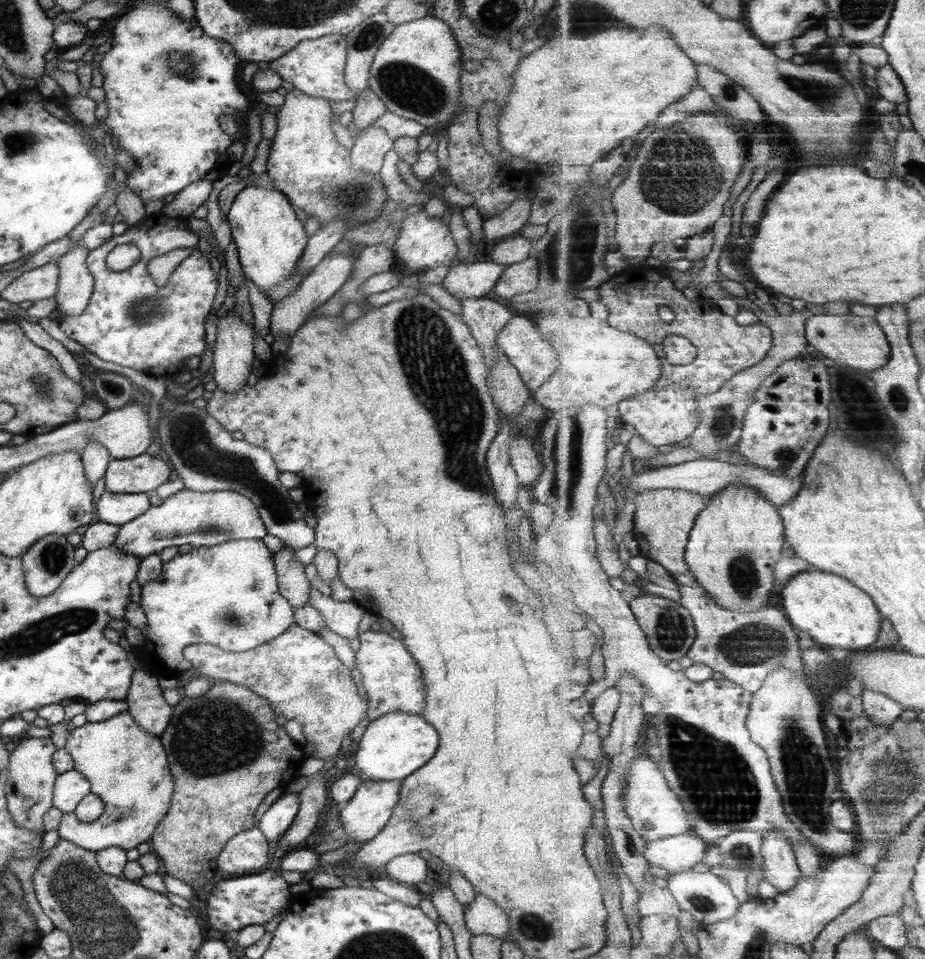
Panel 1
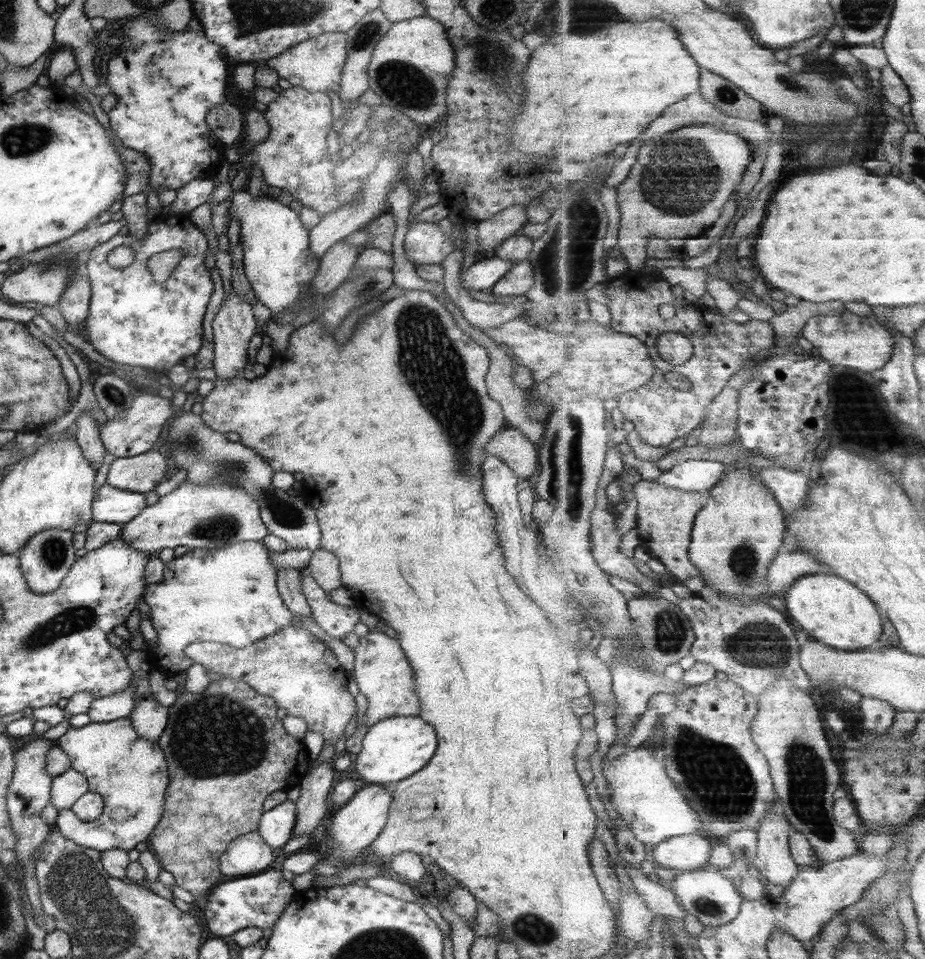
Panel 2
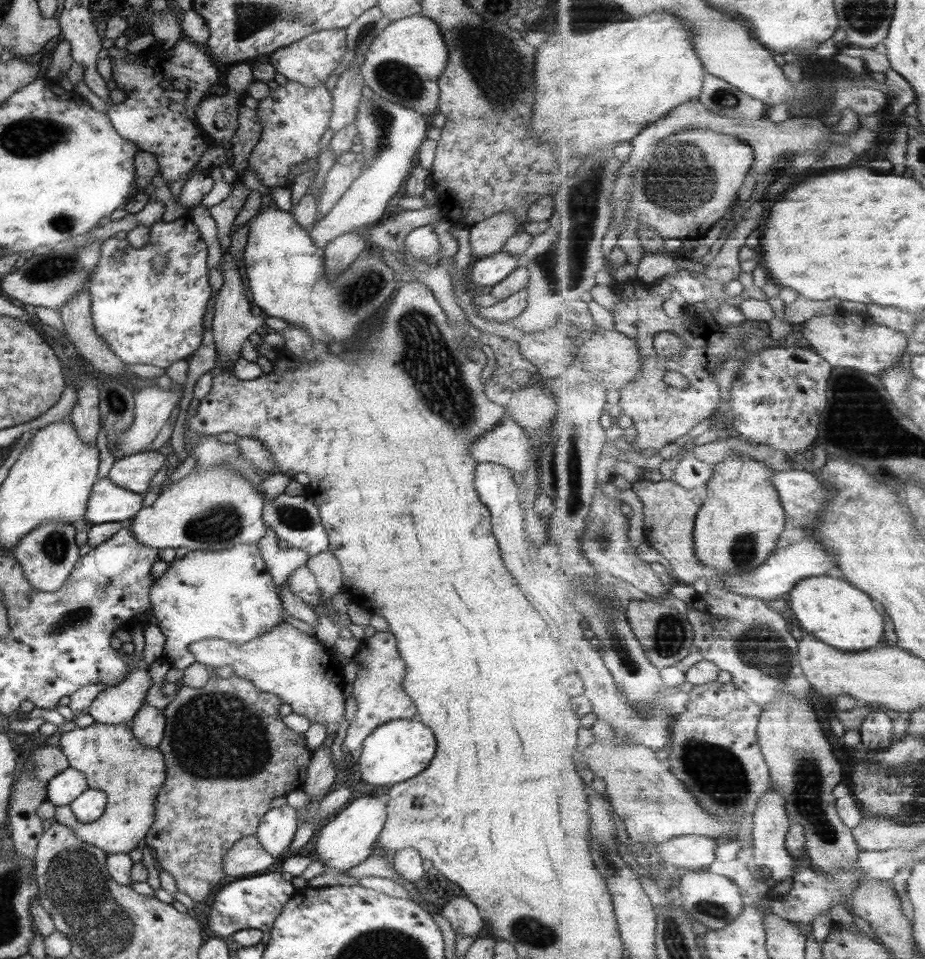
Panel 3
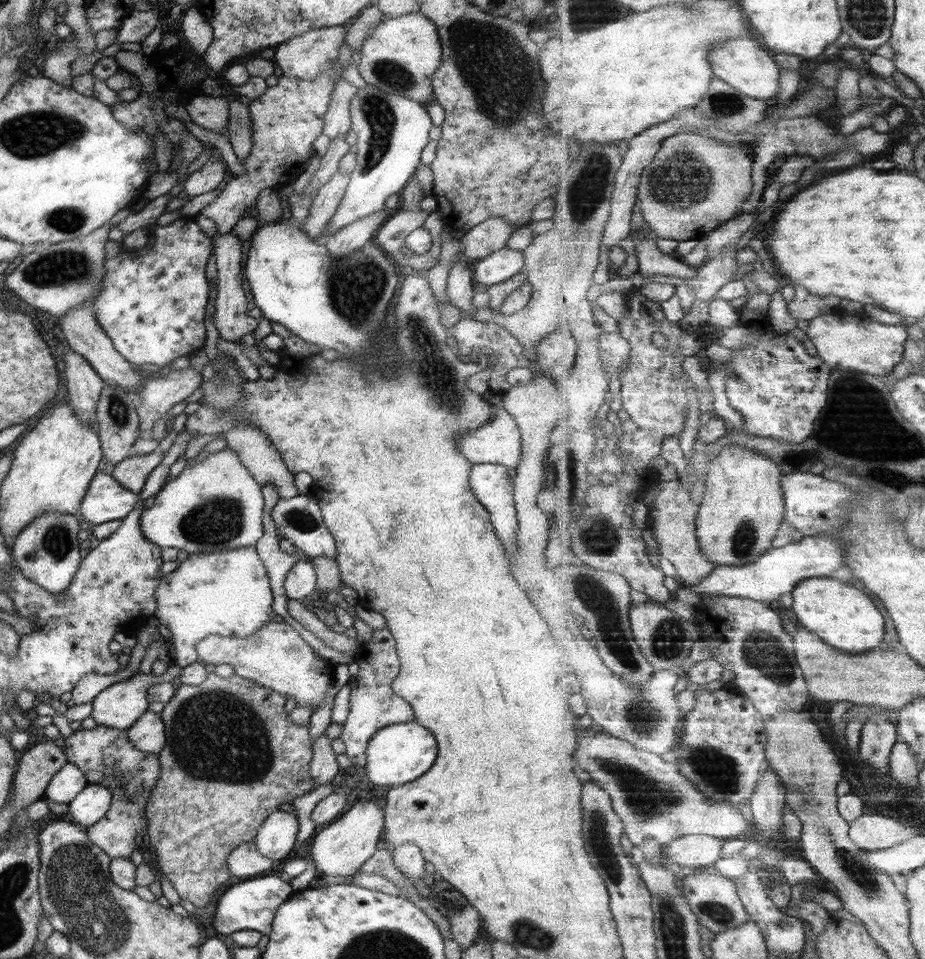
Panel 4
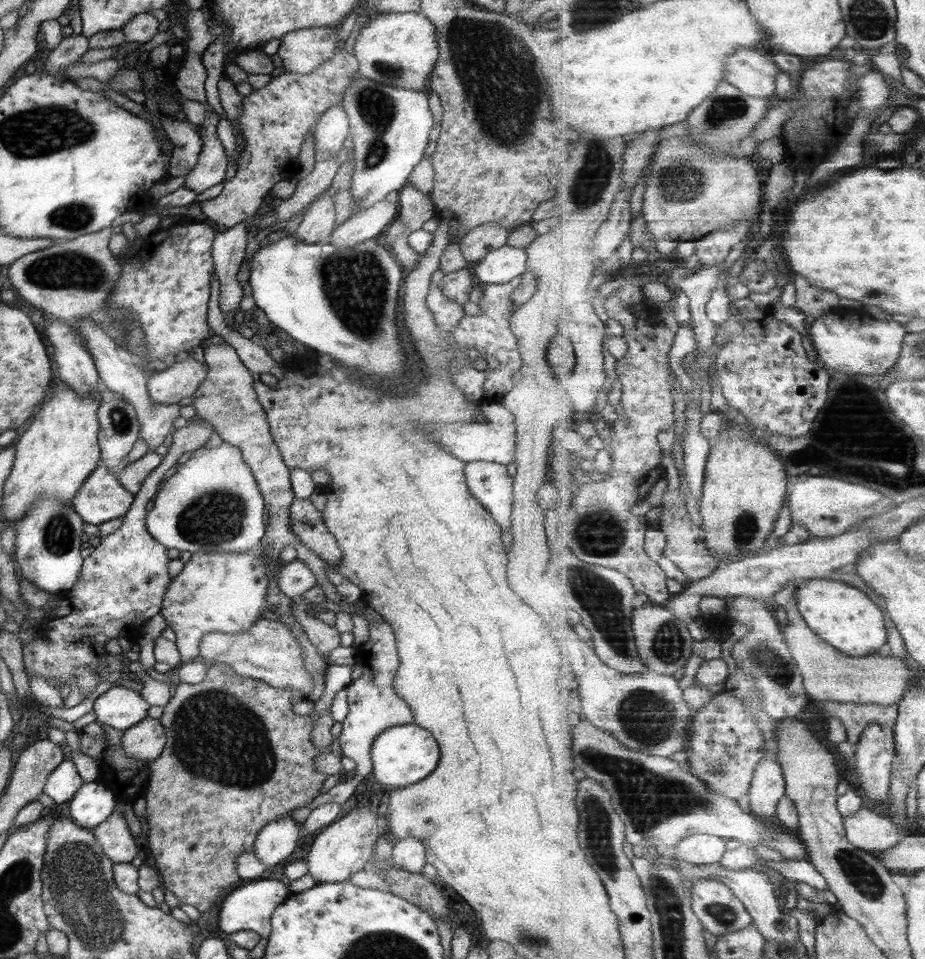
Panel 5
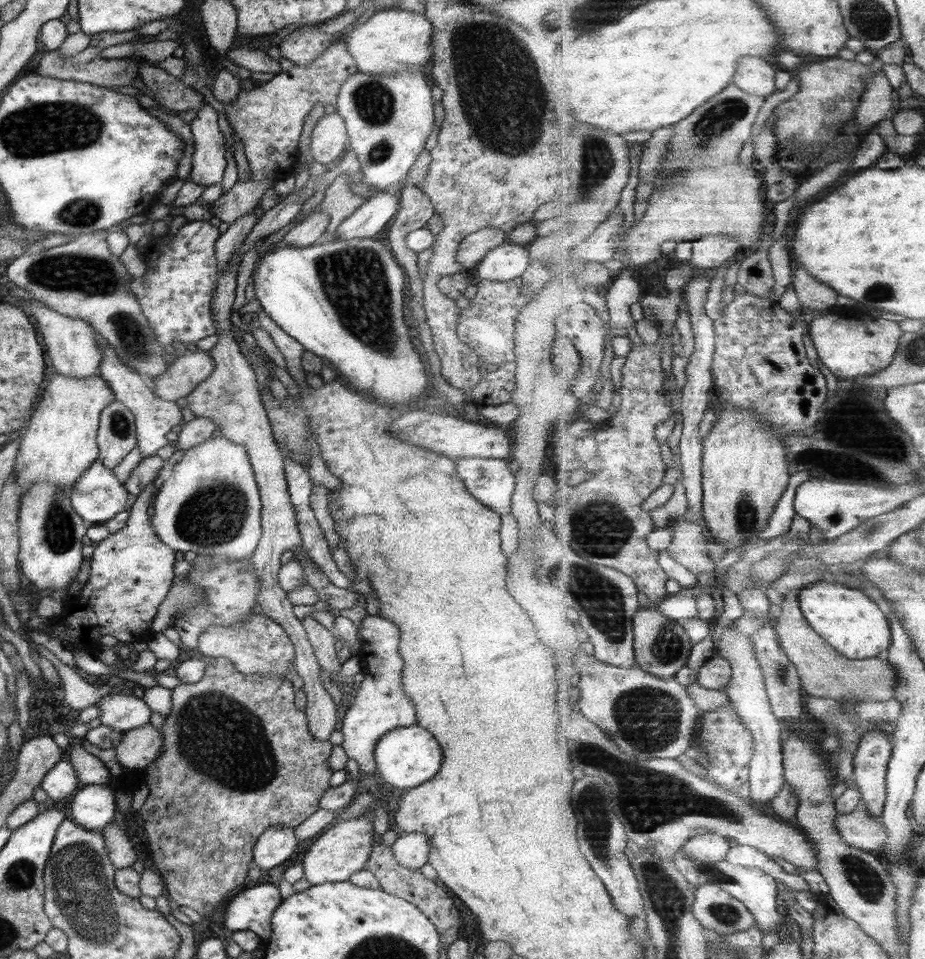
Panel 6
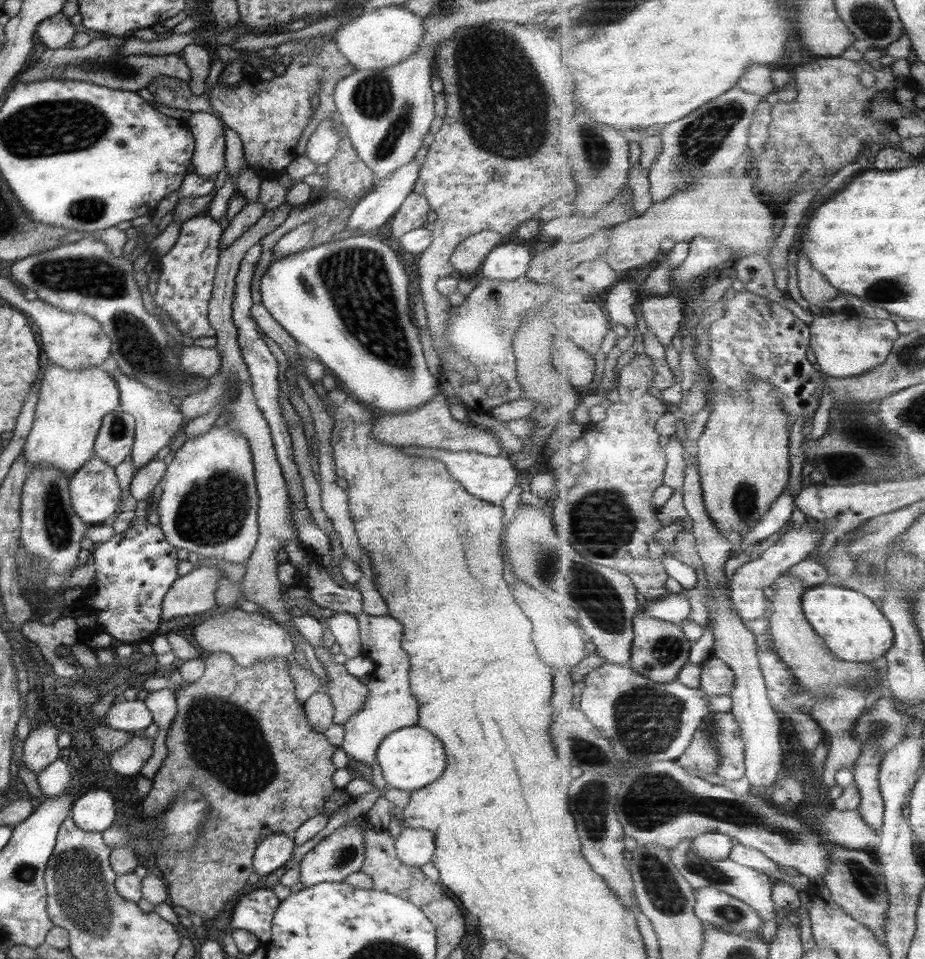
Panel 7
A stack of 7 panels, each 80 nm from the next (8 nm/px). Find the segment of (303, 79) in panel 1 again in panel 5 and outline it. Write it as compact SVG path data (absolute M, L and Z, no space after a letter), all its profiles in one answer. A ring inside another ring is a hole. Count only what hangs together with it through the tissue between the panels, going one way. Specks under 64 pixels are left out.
M336 27L292 30L279 39L276 54L285 73L307 75L334 55L336 41Z

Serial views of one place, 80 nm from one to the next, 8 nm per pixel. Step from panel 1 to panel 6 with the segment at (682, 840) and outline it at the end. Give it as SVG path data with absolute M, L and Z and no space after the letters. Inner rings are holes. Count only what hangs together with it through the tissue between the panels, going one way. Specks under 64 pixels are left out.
M715 833L697 835L684 844L684 851L689 858L703 862L725 861L729 852L729 839Z

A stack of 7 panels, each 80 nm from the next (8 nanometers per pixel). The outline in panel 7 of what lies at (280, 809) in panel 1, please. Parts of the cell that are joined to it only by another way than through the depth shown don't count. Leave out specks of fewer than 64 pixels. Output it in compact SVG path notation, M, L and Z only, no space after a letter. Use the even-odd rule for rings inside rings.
M271 833L260 840L252 854L253 870L260 876L287 863L294 846L291 834Z

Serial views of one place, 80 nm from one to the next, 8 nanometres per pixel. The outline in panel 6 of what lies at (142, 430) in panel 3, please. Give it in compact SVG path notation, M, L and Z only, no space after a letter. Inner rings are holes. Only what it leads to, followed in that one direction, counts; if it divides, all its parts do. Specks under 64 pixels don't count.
M186 351L148 383L157 398L175 403L203 382L212 370L213 361L205 351Z

